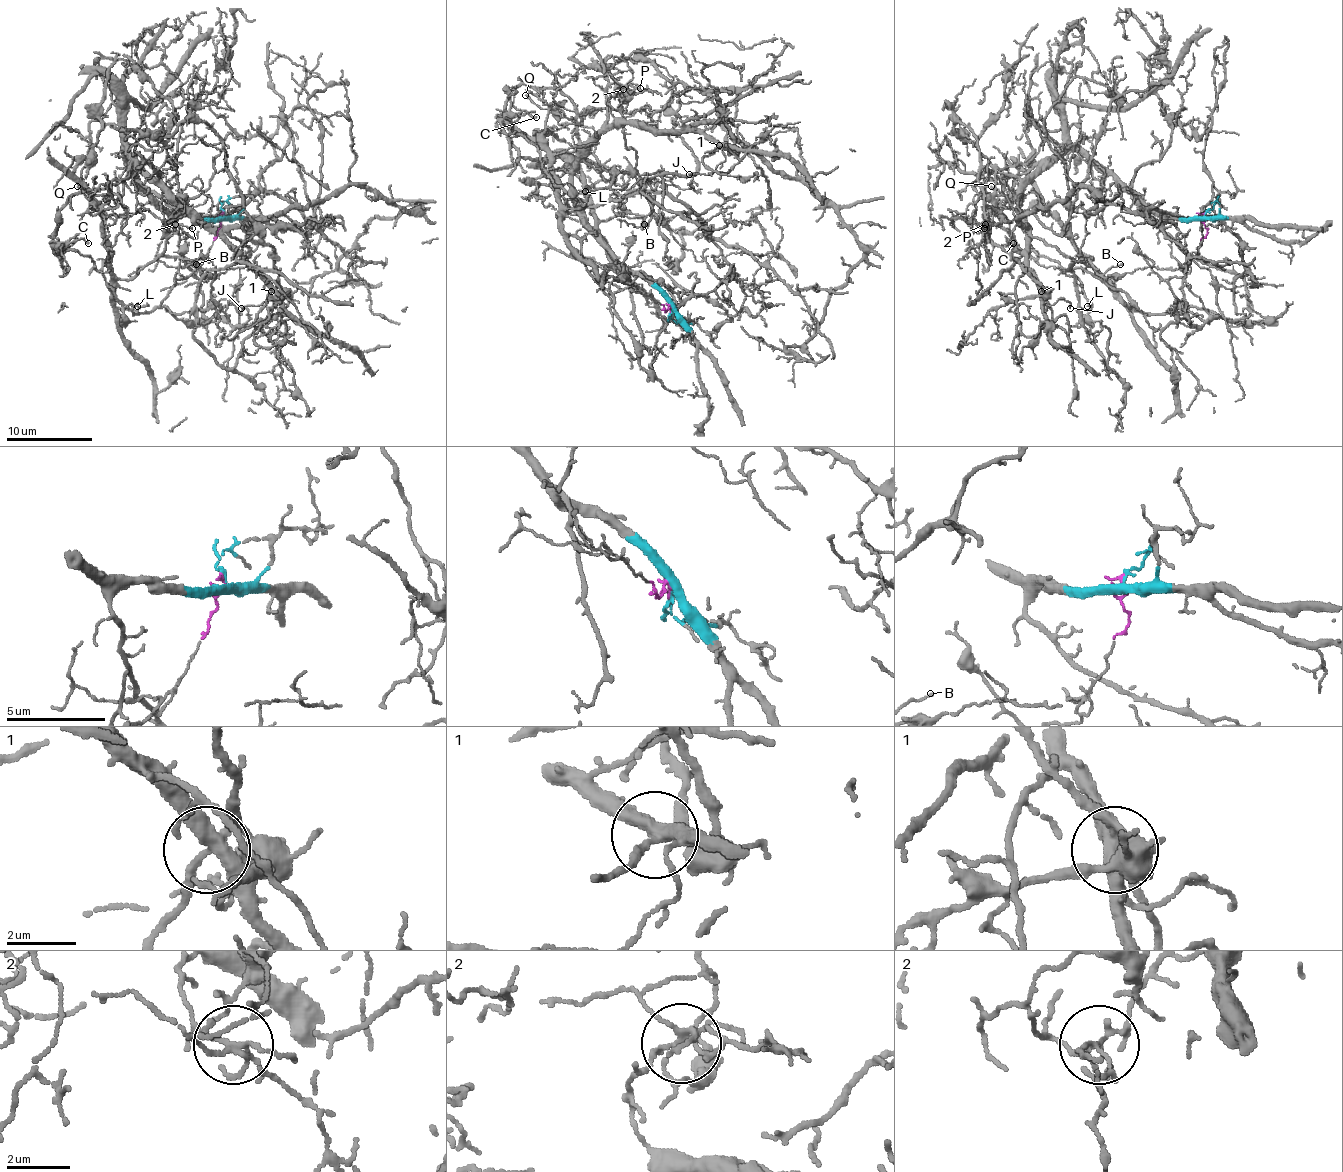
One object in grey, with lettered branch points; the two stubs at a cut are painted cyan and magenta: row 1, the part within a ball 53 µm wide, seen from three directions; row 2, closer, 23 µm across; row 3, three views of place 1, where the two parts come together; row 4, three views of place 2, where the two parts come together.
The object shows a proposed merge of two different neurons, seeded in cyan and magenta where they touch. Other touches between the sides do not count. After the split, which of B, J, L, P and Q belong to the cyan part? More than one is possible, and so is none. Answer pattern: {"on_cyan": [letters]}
{"on_cyan": ["J", "P"]}

